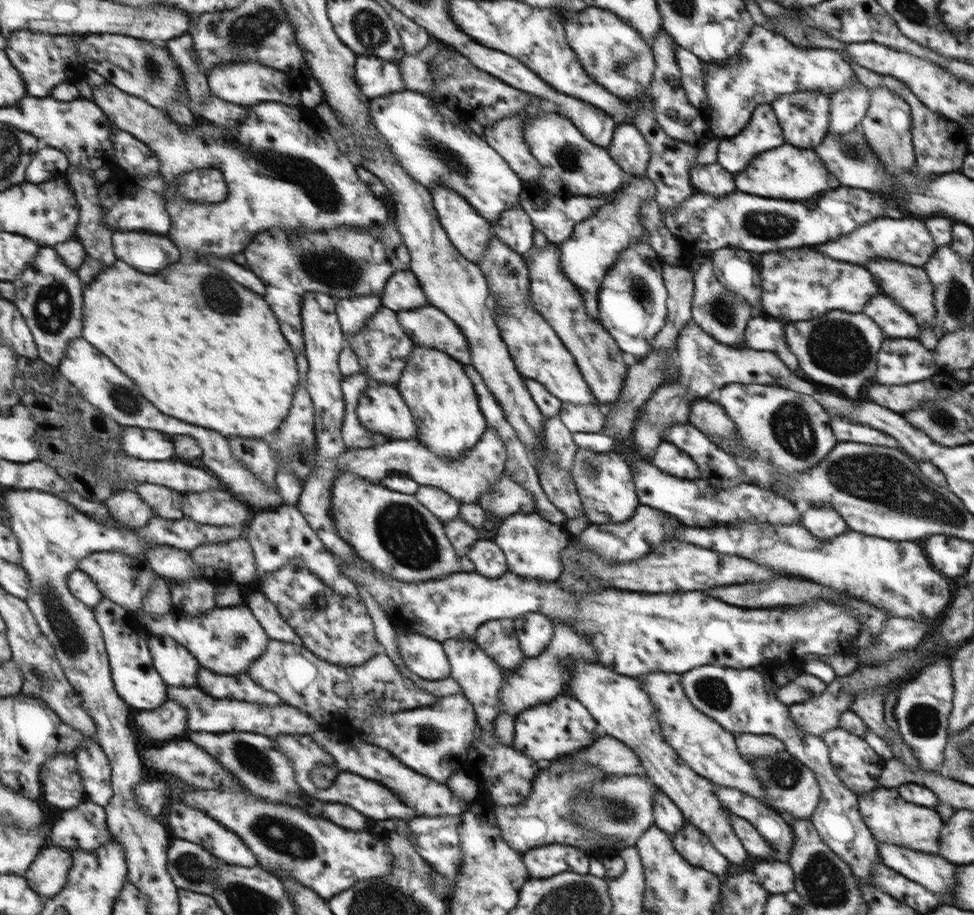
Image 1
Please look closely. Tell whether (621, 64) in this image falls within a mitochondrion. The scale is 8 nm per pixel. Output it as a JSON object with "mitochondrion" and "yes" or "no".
{"mitochondrion":"yes"}

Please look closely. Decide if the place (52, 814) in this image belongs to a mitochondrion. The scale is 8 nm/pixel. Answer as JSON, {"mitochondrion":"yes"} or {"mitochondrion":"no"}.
{"mitochondrion":"no"}

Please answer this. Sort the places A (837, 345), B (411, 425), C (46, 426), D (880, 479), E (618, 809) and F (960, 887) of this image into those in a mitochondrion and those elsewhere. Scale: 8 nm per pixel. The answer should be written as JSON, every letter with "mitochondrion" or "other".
{"A":"mitochondrion","B":"other","C":"other","D":"mitochondrion","E":"mitochondrion","F":"other"}

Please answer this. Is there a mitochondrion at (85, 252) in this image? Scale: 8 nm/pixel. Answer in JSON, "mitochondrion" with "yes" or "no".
{"mitochondrion":"no"}

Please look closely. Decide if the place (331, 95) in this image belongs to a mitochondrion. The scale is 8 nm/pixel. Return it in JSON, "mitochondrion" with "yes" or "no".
{"mitochondrion":"no"}

